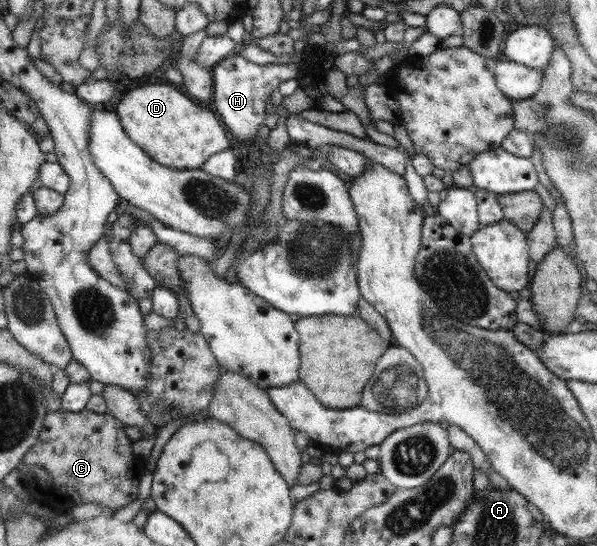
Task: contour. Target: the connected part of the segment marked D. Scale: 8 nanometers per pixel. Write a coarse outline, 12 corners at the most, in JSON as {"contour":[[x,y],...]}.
{"contour":[[169,85],[125,92],[115,114],[160,166],[200,169],[227,148],[215,116]]}

